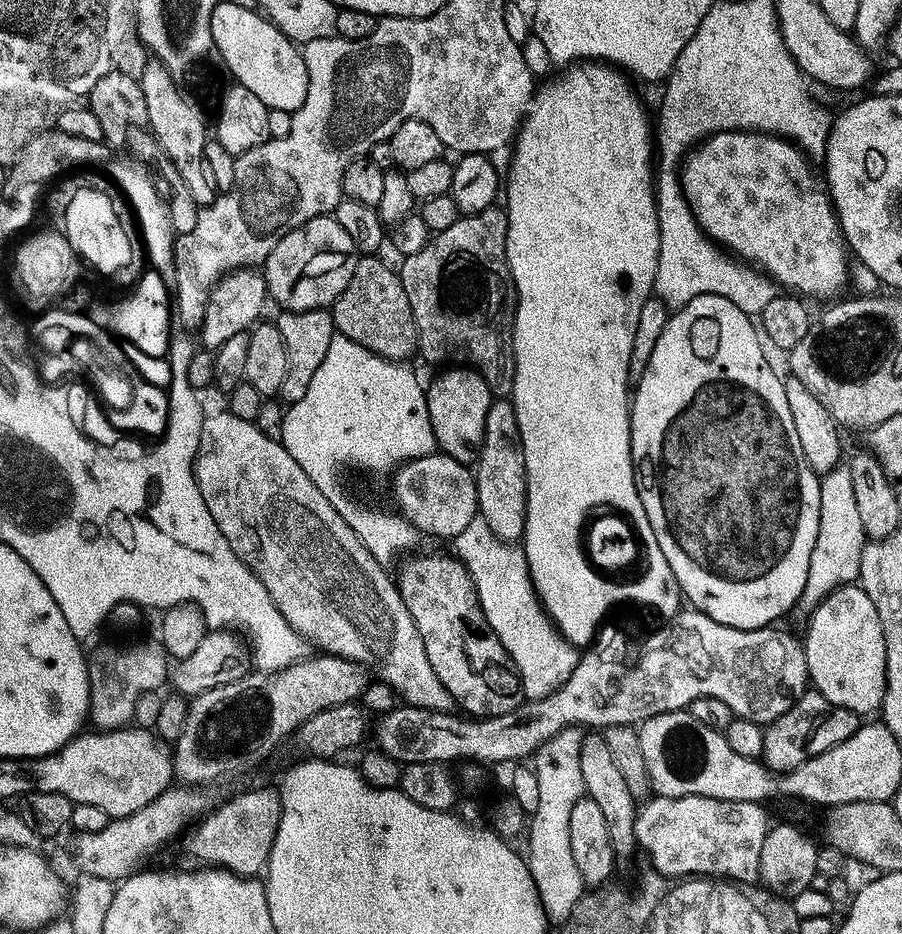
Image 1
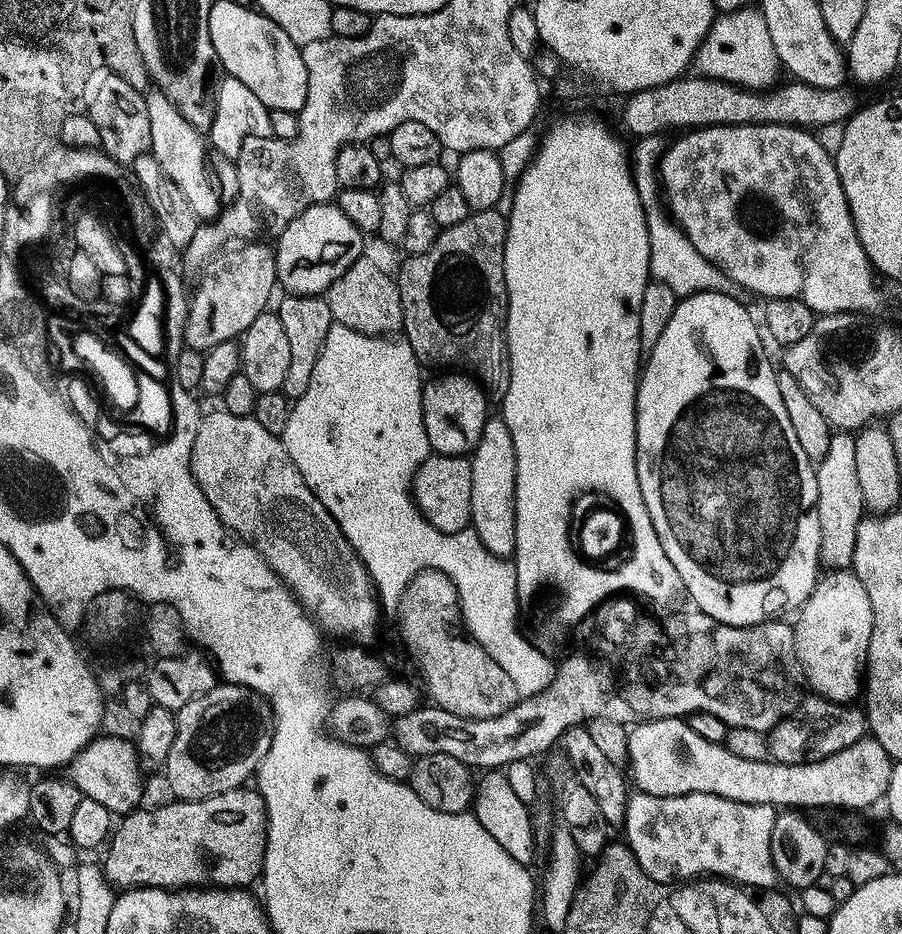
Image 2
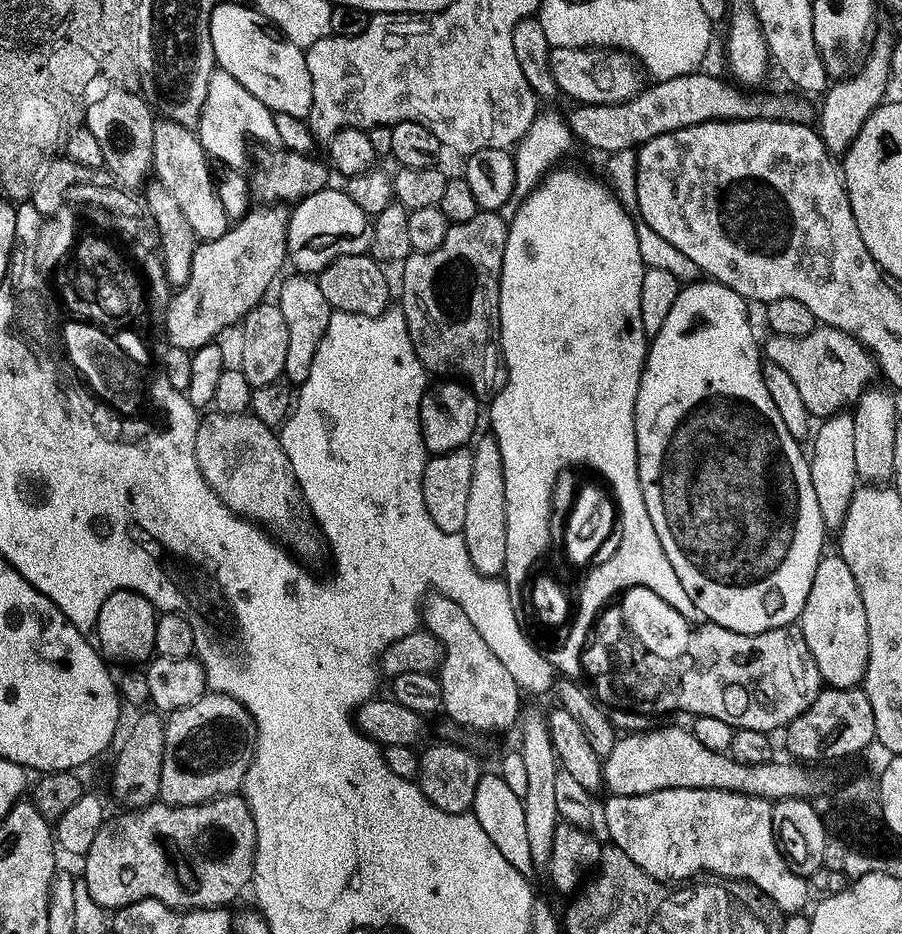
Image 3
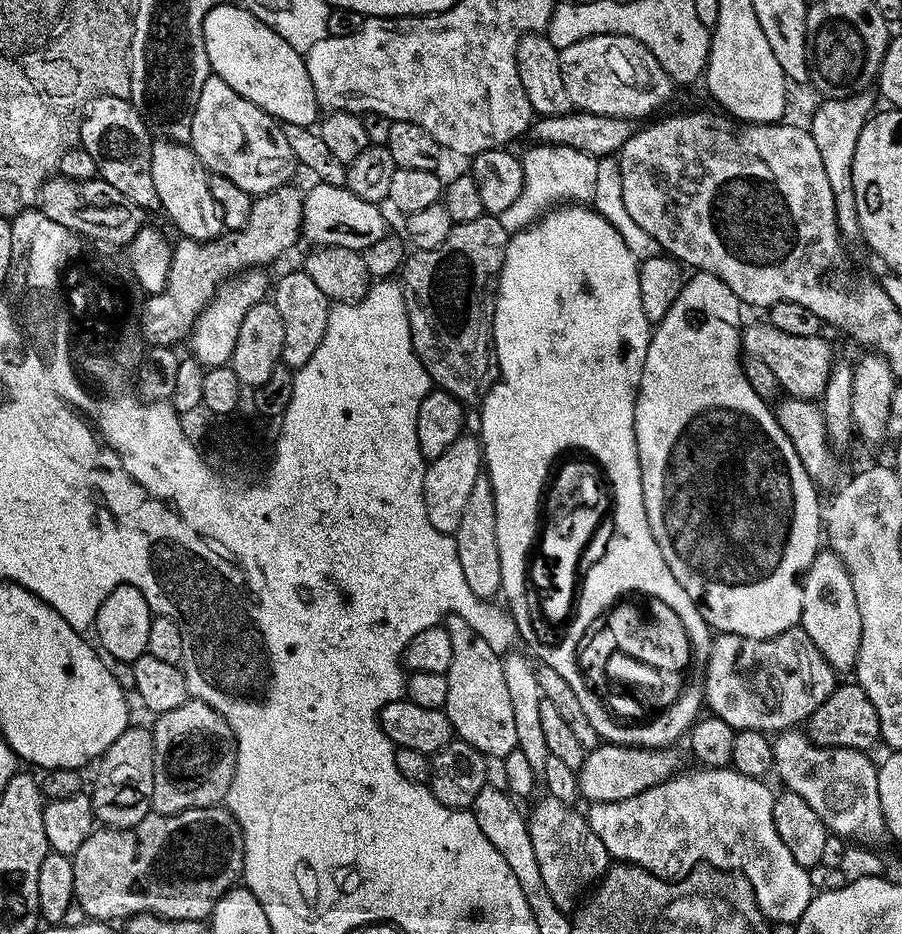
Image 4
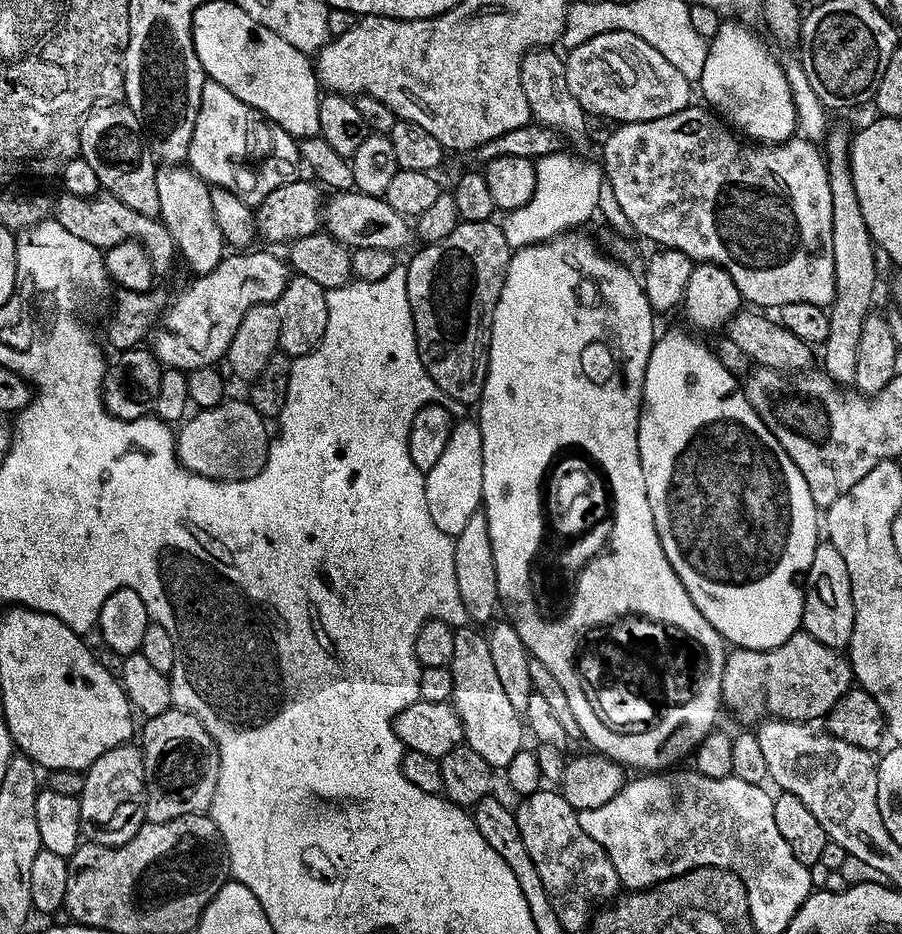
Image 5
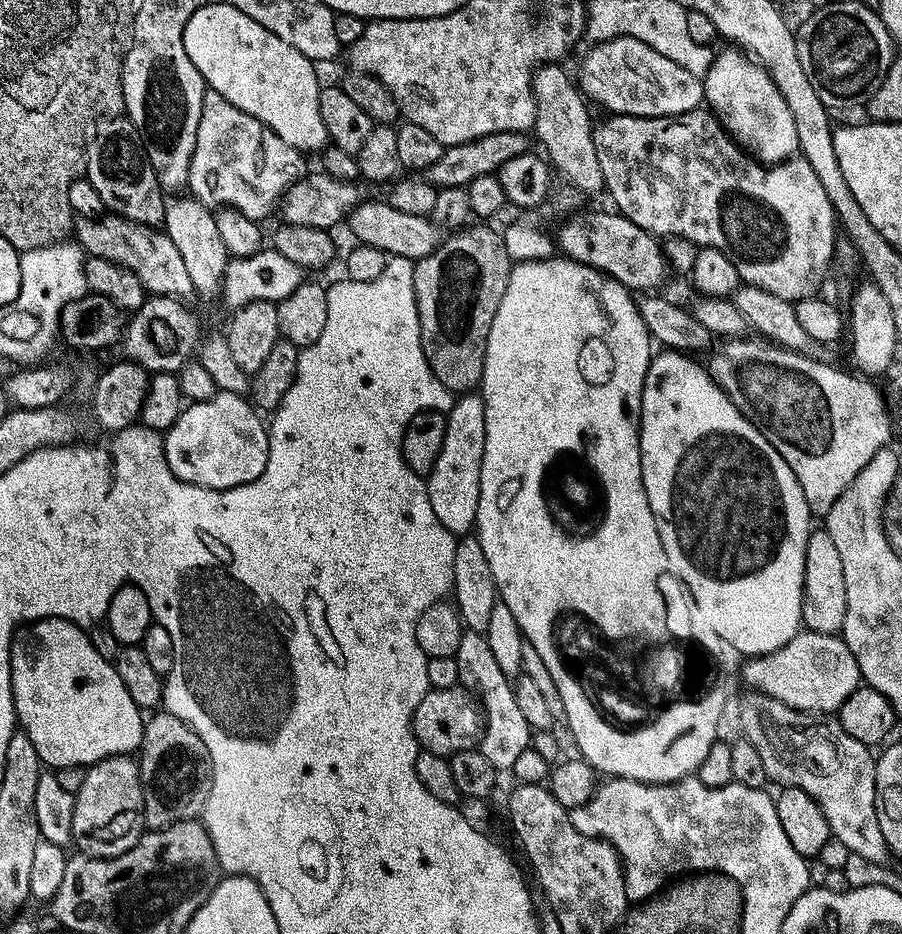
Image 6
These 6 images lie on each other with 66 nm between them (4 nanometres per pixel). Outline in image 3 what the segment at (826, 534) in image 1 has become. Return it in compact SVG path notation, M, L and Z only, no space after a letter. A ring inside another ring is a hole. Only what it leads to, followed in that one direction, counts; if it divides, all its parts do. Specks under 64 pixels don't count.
M849 411L836 412L825 417L816 436L813 435L814 448L808 465L810 466L810 482L814 486L814 495L818 497L818 506L822 510L824 527L828 530L838 530L844 524L846 510L850 510L850 502L858 487L856 475L855 429L852 413Z

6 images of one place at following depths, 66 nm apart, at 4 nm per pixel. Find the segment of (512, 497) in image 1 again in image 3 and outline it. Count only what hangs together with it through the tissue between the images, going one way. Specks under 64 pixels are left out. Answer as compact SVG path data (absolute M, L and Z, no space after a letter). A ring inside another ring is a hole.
M491 434L482 436L475 441L476 448L471 449L472 481L470 499L466 501L466 522L462 535L472 565L483 576L499 577L506 562L506 482L502 474L502 454L498 450L498 442Z

